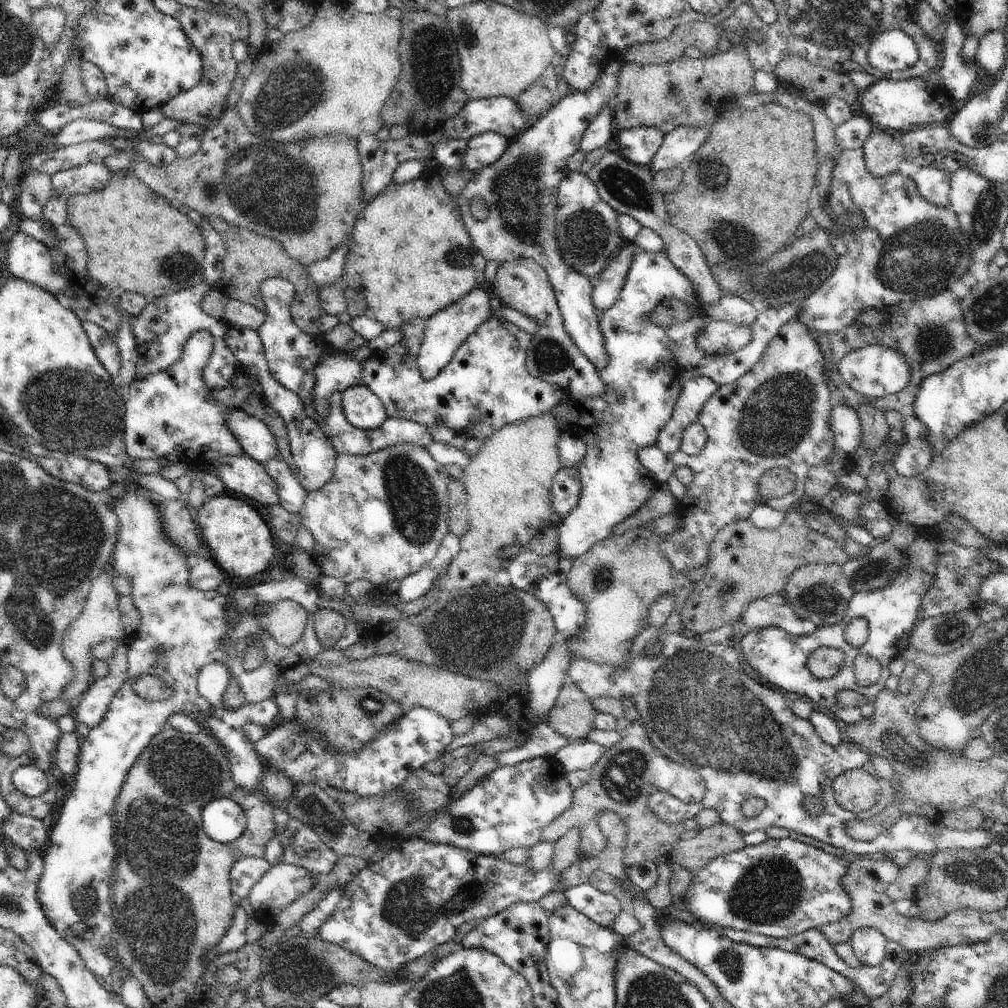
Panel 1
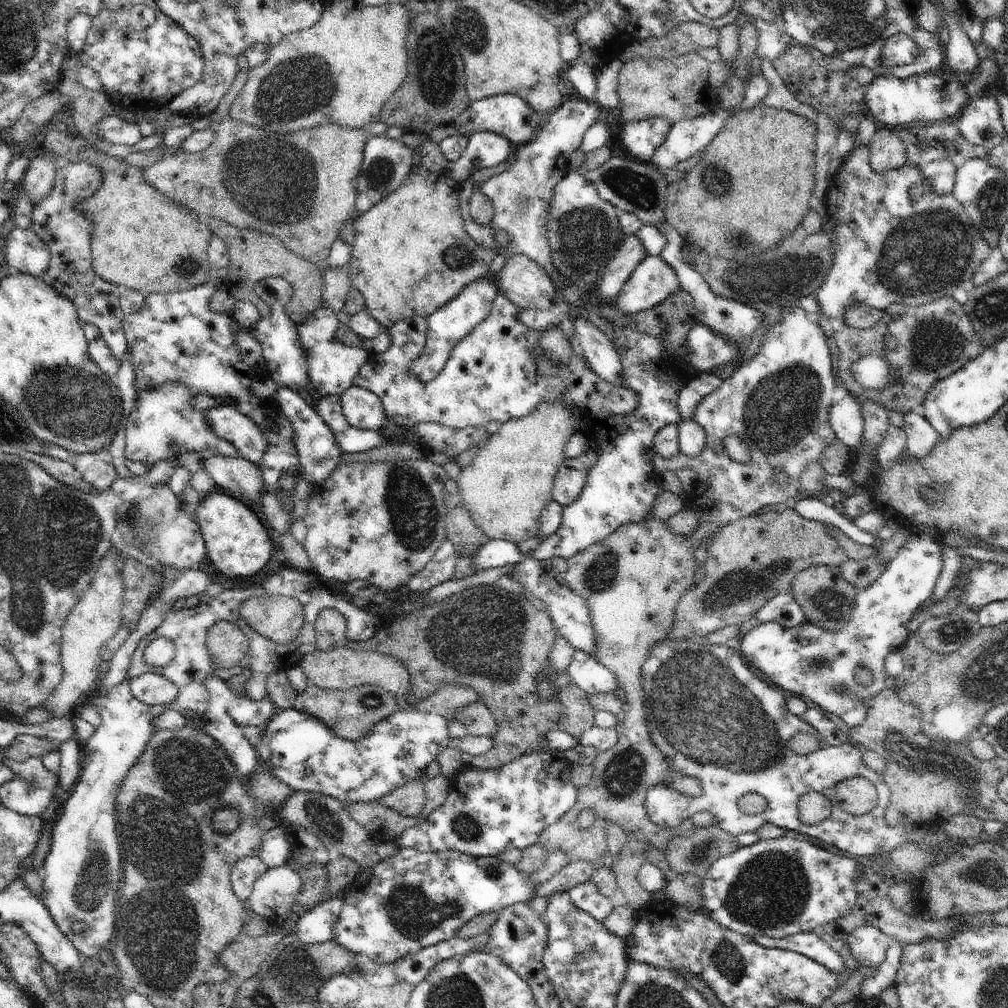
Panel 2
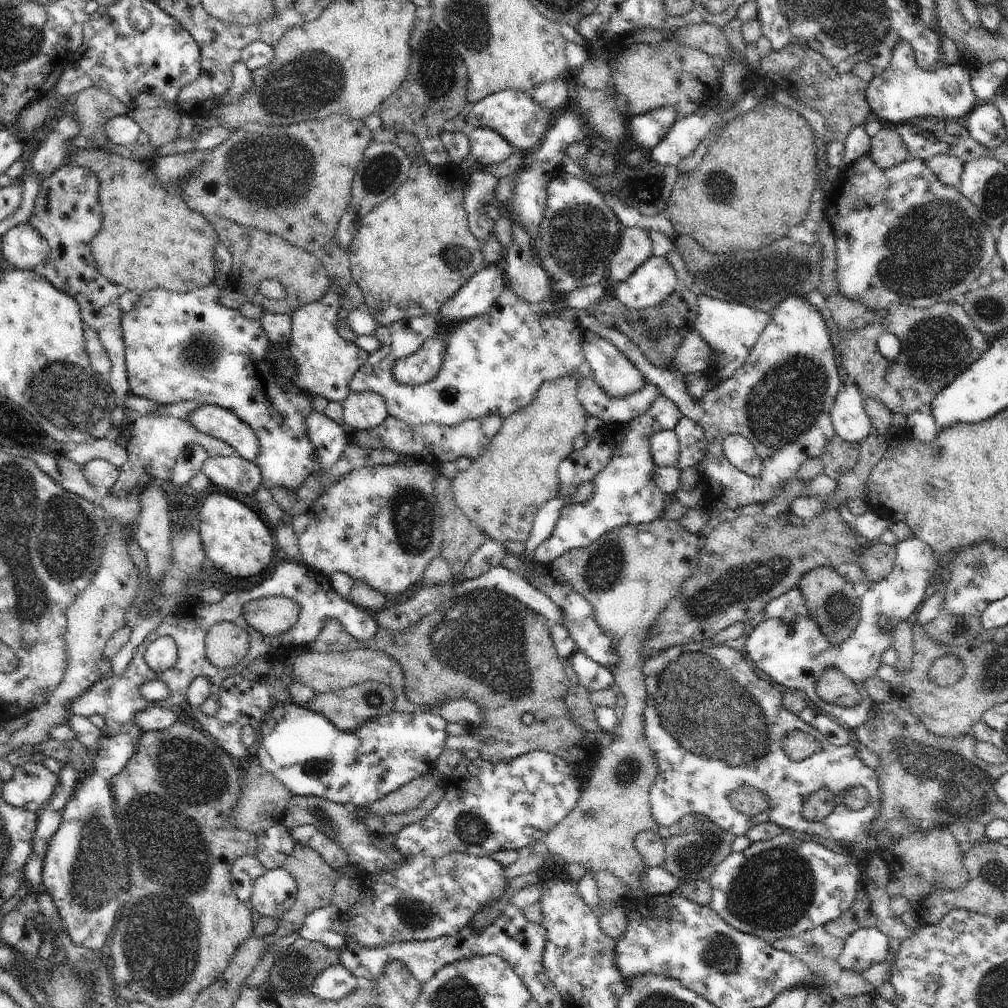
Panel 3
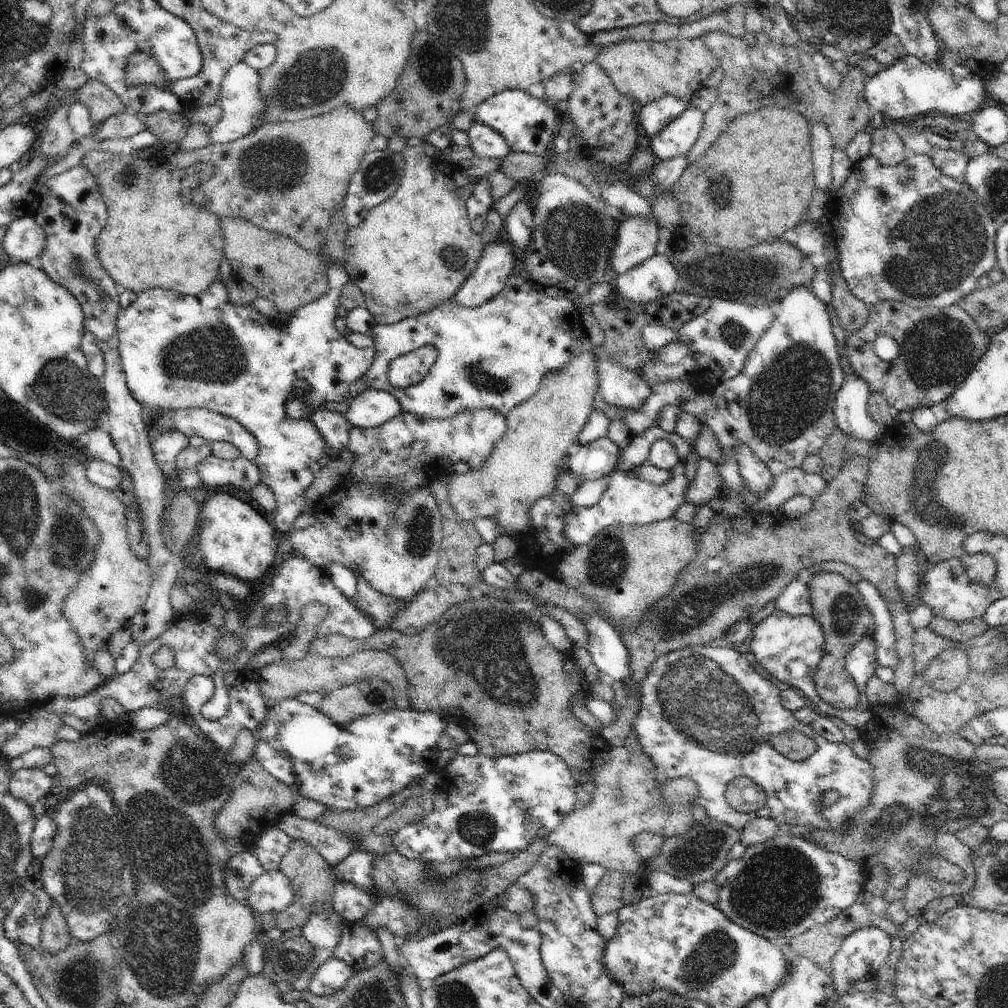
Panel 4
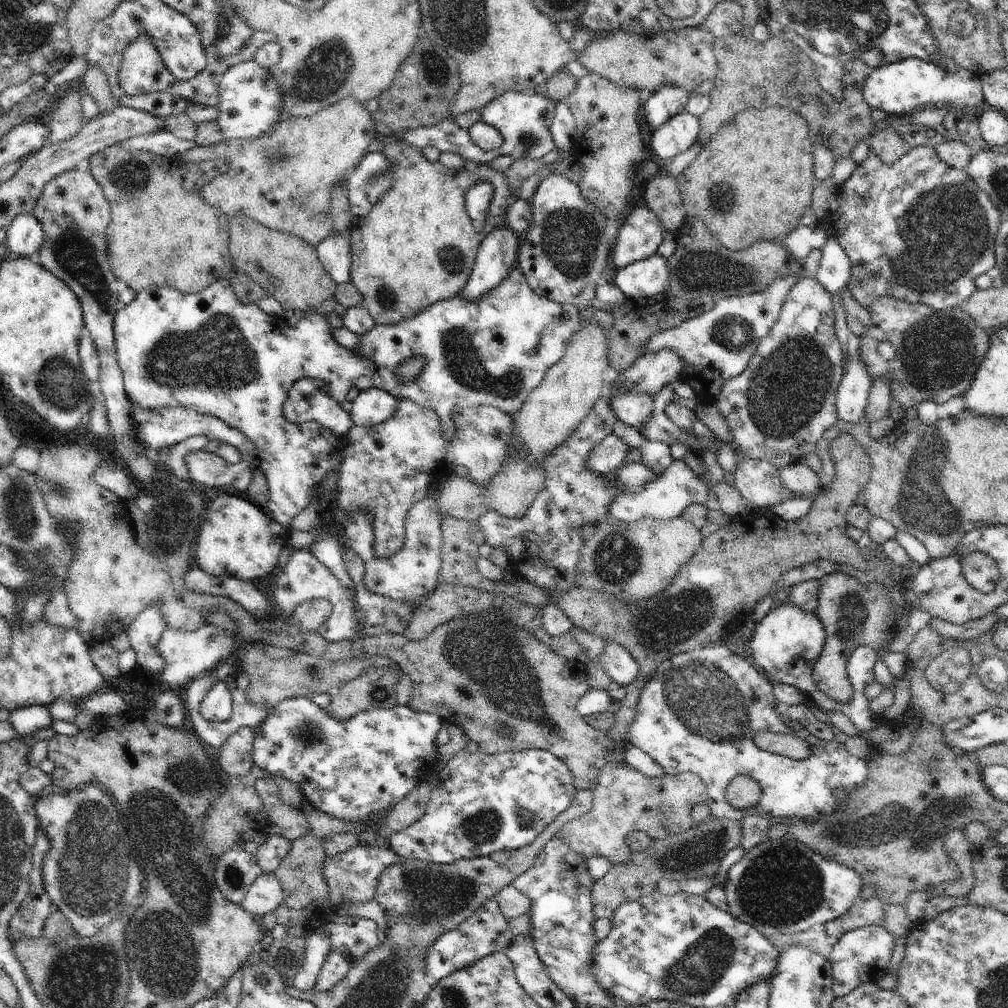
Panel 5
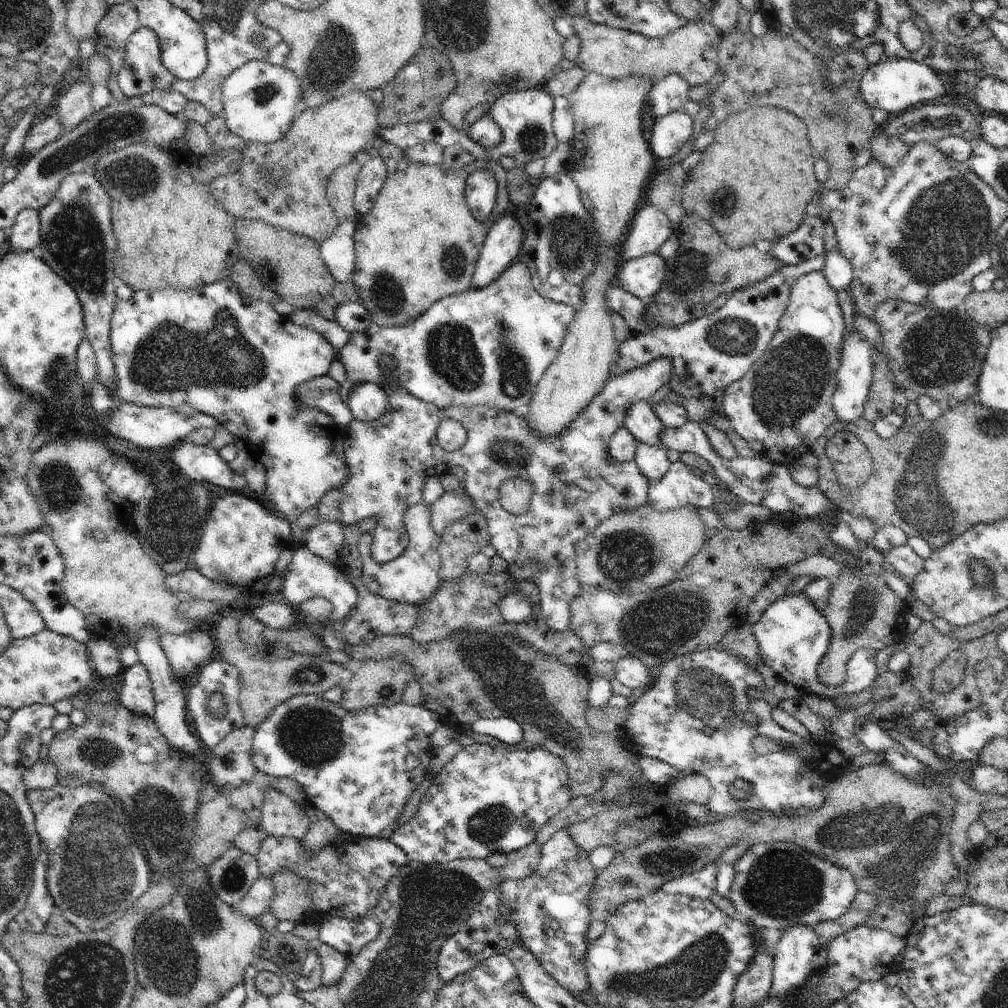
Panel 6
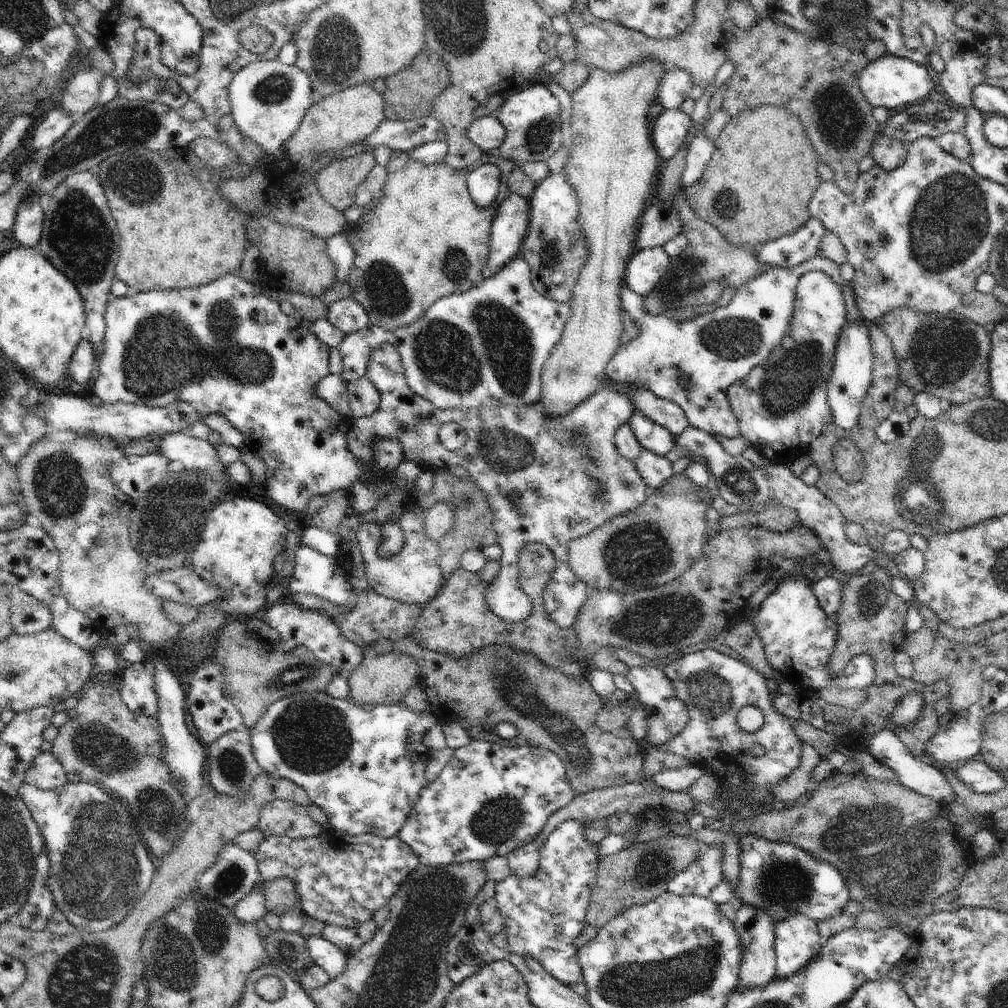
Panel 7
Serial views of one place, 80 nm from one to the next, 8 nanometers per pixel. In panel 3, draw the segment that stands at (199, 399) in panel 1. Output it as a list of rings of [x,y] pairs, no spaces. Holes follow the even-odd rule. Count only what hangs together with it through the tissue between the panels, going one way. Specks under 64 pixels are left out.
[[[136,416],[133,422],[133,437],[126,446],[128,457],[132,468],[138,474],[150,474],[154,479],[164,481],[172,478],[176,457],[191,444],[203,446],[210,457],[227,457],[236,454],[235,448],[226,441],[218,440],[213,436],[202,434],[191,425],[187,418],[185,420],[173,418],[172,416]]]

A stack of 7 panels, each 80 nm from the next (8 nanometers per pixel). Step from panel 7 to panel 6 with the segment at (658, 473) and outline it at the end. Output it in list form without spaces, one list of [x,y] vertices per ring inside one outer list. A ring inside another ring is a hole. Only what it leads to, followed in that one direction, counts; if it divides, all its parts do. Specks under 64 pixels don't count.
[[[638,441],[635,461],[640,467],[640,472],[652,483],[657,483],[668,469],[672,468],[672,463],[666,456],[666,446],[648,446],[646,443]]]

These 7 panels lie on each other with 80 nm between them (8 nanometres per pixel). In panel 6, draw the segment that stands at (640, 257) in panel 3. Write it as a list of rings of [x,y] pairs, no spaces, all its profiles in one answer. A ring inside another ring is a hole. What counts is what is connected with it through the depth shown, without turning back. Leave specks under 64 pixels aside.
[[[646,204],[633,218],[627,237],[621,245],[621,262],[628,259],[657,252],[672,234],[678,234],[679,230],[665,212],[659,206]]]

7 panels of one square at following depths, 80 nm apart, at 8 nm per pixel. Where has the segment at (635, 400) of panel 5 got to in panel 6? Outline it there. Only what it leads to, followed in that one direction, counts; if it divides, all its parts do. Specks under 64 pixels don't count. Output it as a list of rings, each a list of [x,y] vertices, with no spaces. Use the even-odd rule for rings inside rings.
[[[644,399],[632,405],[626,413],[623,426],[626,427],[638,441],[648,446],[664,446],[661,439],[663,422],[652,408],[652,402]]]

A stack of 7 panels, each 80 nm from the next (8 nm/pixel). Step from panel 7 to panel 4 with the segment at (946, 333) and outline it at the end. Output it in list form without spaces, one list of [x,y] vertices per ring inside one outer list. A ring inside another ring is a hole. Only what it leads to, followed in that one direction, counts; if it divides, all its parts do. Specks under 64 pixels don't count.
[[[881,300],[869,307],[868,322],[847,336],[846,355],[852,372],[868,383],[872,393],[881,392],[892,410],[914,412],[921,406],[932,406],[947,400],[986,354],[990,343],[991,333],[982,332],[958,304],[939,309]],[[883,334],[892,336],[899,344],[898,358],[889,363],[878,358],[873,349],[875,340]]]

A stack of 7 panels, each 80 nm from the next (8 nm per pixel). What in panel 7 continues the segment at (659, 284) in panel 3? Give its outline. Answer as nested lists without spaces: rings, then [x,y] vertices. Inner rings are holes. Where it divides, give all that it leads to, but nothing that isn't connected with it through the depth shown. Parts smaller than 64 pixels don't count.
[[[661,246],[645,248],[636,252],[625,270],[625,286],[644,297],[663,278],[671,256]]]

